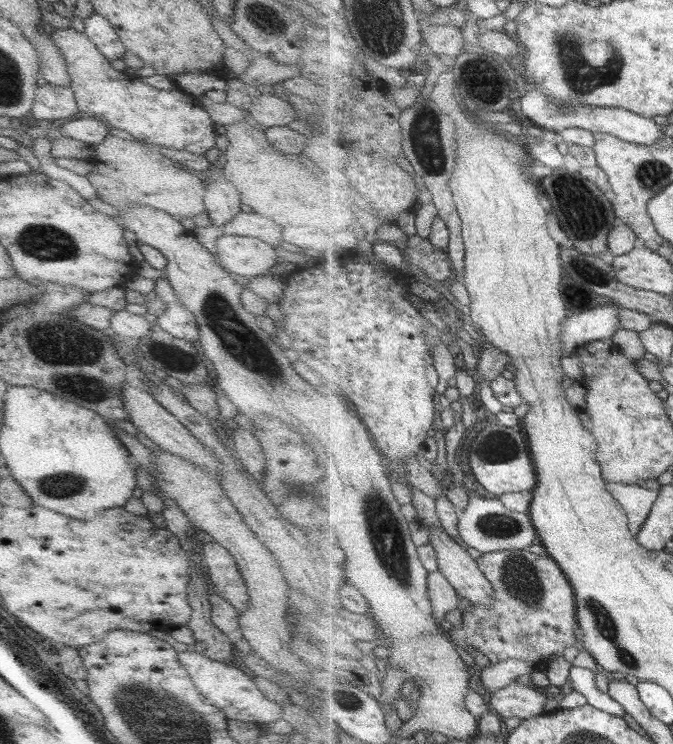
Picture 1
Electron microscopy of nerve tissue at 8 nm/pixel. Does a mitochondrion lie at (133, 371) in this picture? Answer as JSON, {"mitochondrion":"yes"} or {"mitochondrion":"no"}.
{"mitochondrion":"no"}

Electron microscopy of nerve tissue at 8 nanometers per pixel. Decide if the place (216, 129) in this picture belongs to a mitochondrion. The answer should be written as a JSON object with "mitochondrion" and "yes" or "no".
{"mitochondrion":"no"}

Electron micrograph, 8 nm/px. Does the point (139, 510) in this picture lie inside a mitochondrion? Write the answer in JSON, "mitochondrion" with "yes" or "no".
{"mitochondrion":"no"}

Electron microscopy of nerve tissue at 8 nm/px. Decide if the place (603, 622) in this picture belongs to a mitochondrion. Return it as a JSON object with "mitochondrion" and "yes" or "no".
{"mitochondrion":"yes"}

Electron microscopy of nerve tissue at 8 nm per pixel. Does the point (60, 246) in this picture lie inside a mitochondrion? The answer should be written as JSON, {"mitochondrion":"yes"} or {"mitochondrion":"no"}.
{"mitochondrion":"yes"}

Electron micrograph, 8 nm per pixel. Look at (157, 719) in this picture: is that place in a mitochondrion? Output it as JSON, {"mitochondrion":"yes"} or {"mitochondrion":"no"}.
{"mitochondrion":"yes"}

